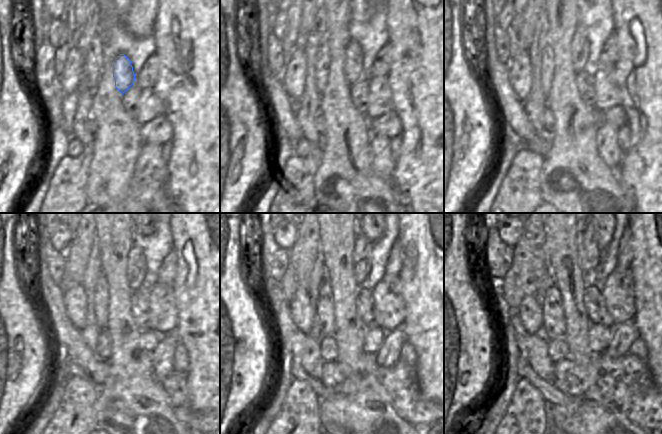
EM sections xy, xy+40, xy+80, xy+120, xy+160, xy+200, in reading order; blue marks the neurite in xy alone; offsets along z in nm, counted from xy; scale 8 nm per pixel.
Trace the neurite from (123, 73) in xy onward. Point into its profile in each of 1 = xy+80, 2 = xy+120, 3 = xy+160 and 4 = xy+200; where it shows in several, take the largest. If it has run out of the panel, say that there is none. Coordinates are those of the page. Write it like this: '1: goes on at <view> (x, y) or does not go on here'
1: goes on at xy+80 (579, 45)
2: goes on at xy+120 (136, 266)
3: goes on at xy+160 (362, 251)
4: goes on at xy+200 (588, 253)

